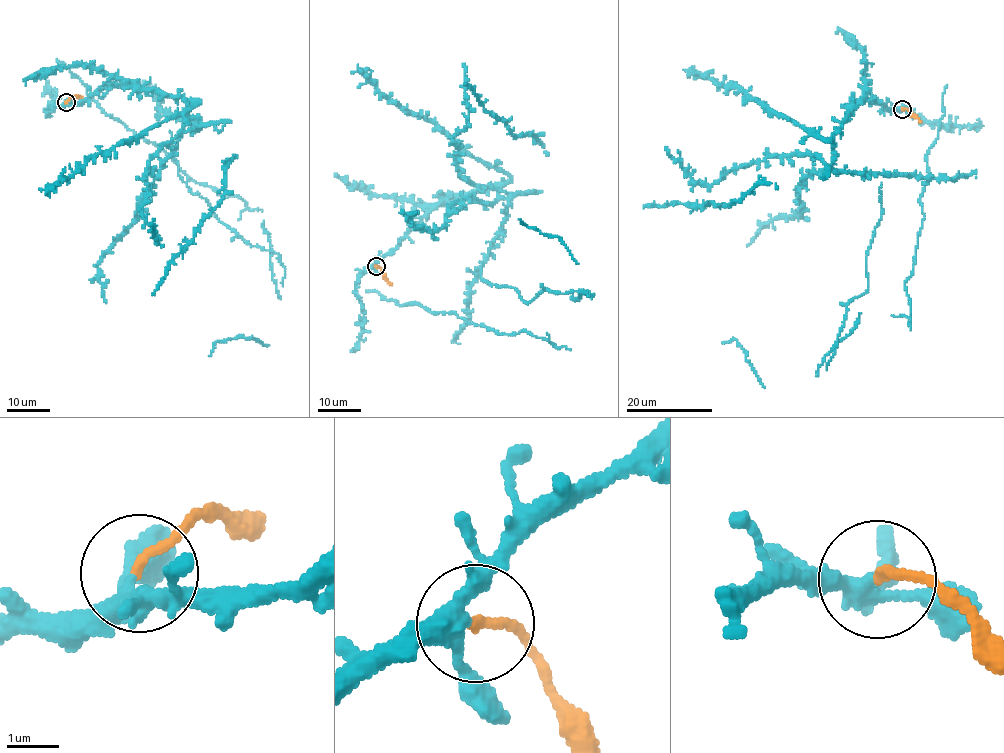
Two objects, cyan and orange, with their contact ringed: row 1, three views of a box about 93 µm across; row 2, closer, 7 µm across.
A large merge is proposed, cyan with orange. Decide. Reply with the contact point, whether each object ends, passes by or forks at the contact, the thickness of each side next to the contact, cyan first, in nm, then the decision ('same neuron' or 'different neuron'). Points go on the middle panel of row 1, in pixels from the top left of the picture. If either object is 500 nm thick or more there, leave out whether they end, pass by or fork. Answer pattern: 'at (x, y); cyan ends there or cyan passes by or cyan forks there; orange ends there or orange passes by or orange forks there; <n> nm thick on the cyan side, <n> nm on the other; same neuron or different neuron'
at (376, 266); cyan forks there; orange ends there; 240 nm thick on the cyan side, 180 nm on the other; different neuron

